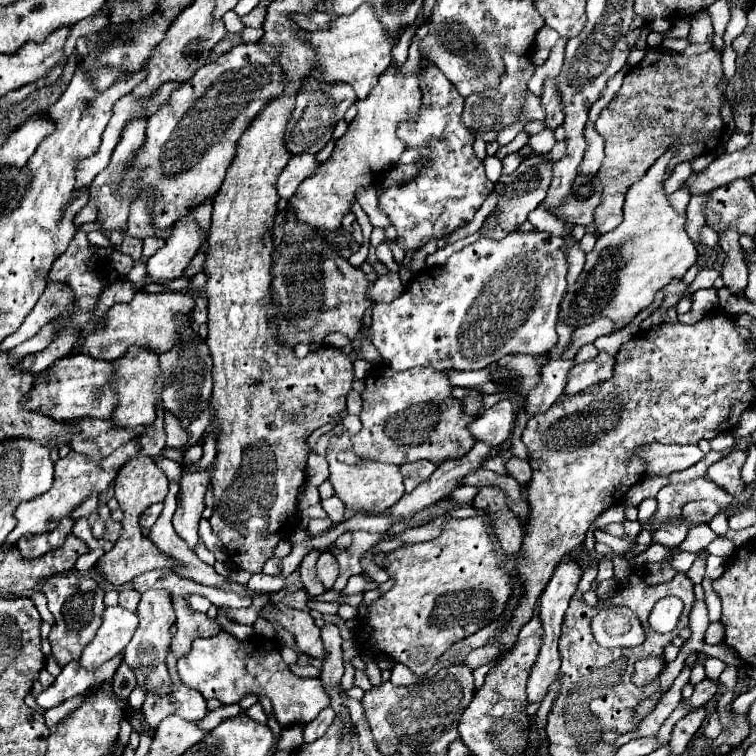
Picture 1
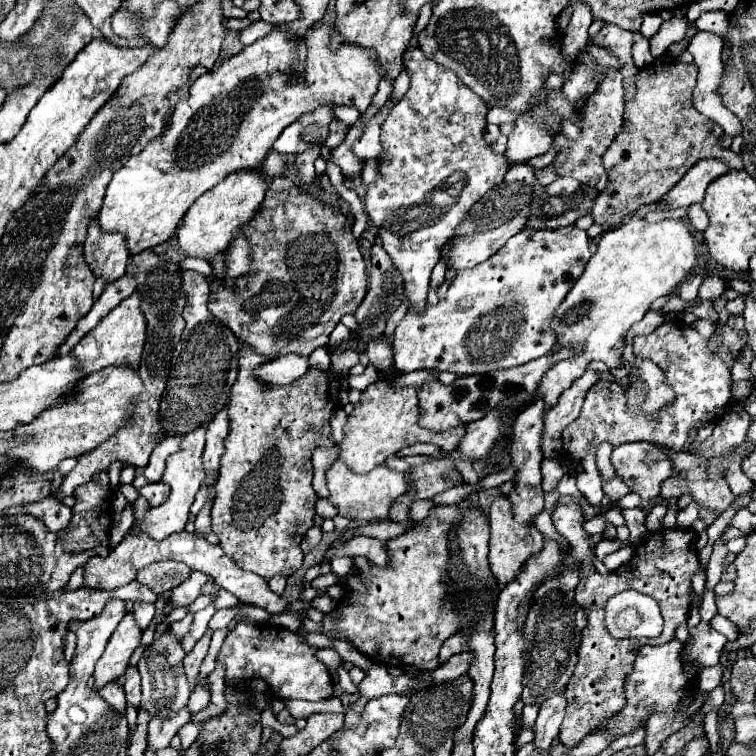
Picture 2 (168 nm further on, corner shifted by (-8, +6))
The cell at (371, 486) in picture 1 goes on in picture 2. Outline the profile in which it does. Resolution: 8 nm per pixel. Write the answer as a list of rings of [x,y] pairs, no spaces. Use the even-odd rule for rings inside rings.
[[[335,461],[331,465],[331,469],[325,473],[325,479],[327,479],[327,487],[331,491],[329,501],[337,507],[337,513],[351,521],[355,519],[355,521],[365,521],[365,523],[385,519],[391,503],[409,489],[407,477],[385,465],[377,465],[373,471],[365,473],[365,475],[357,475],[343,461]]]

